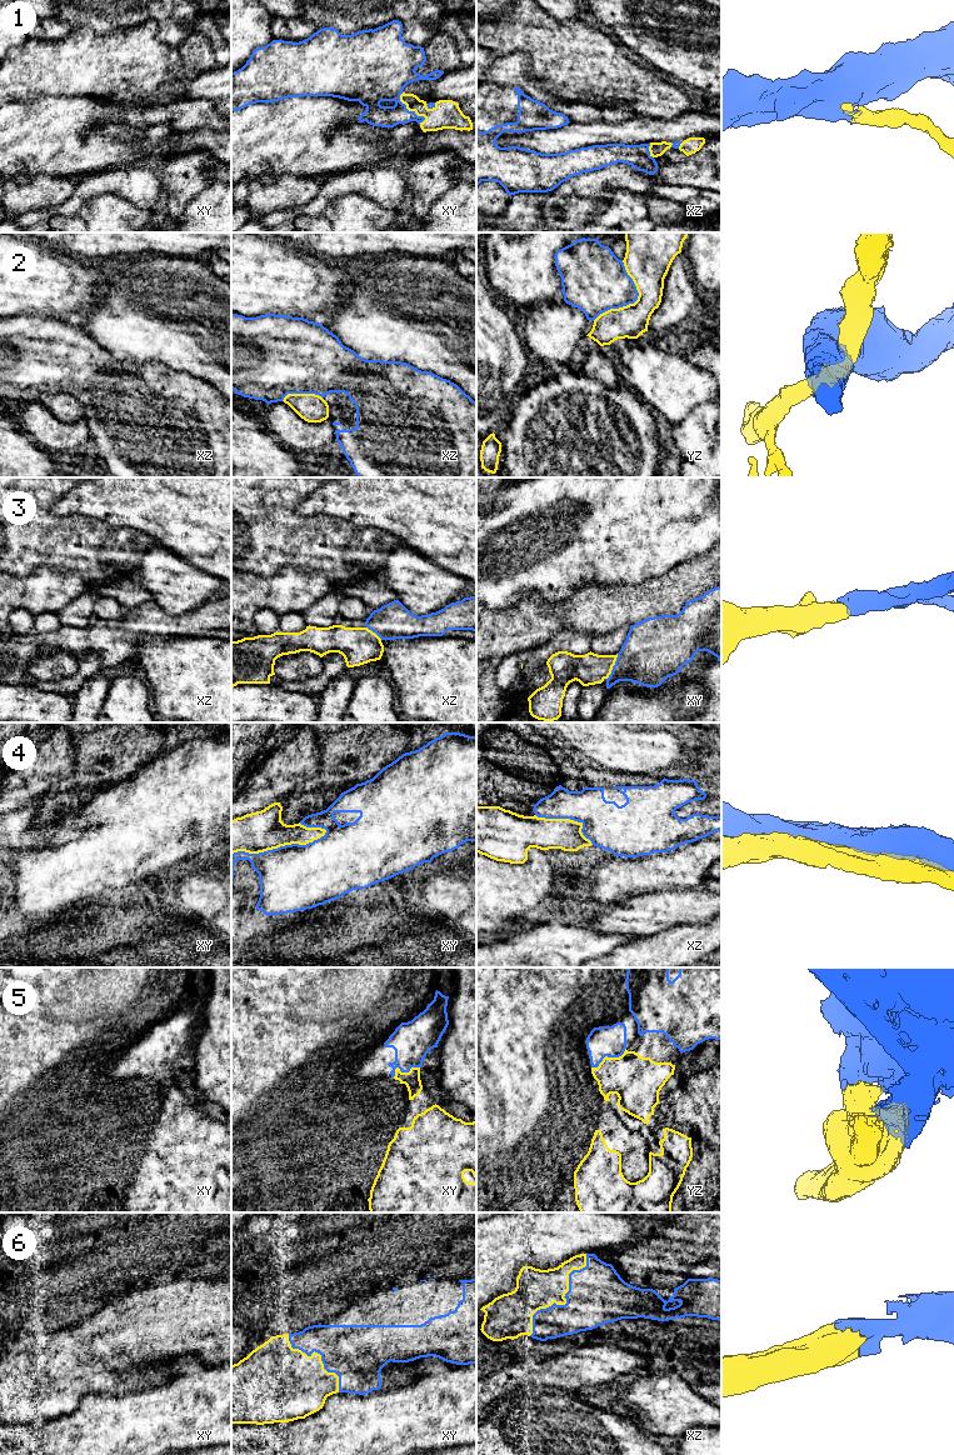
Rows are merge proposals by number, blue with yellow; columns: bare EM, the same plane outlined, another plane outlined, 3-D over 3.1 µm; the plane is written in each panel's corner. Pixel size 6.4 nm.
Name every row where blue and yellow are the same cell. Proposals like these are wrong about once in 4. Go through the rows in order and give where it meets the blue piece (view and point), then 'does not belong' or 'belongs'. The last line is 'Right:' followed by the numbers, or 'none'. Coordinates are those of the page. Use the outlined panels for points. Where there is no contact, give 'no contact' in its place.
1: meets blue in xy at (411, 111); belongs
2: meets blue in yz at (634, 301); does not belong
3: meets blue in xy at (613, 666); belongs
4: meets blue in xy at (280, 846); belongs
5: meets blue in yz at (609, 1056); belongs
6: meets blue in xz at (567, 1301); belongs
Right: 1, 3, 4, 5, 6

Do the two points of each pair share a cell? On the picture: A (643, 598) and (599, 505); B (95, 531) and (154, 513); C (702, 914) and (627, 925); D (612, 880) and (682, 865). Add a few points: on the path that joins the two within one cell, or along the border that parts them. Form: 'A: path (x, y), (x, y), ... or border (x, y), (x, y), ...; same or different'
A: border (664, 573), (635, 584), (608, 586); different
B: border (85, 515), (114, 526), (130, 526), (141, 533); different
C: path (683, 914), (645, 914); same
D: path (629, 876), (664, 870); same

